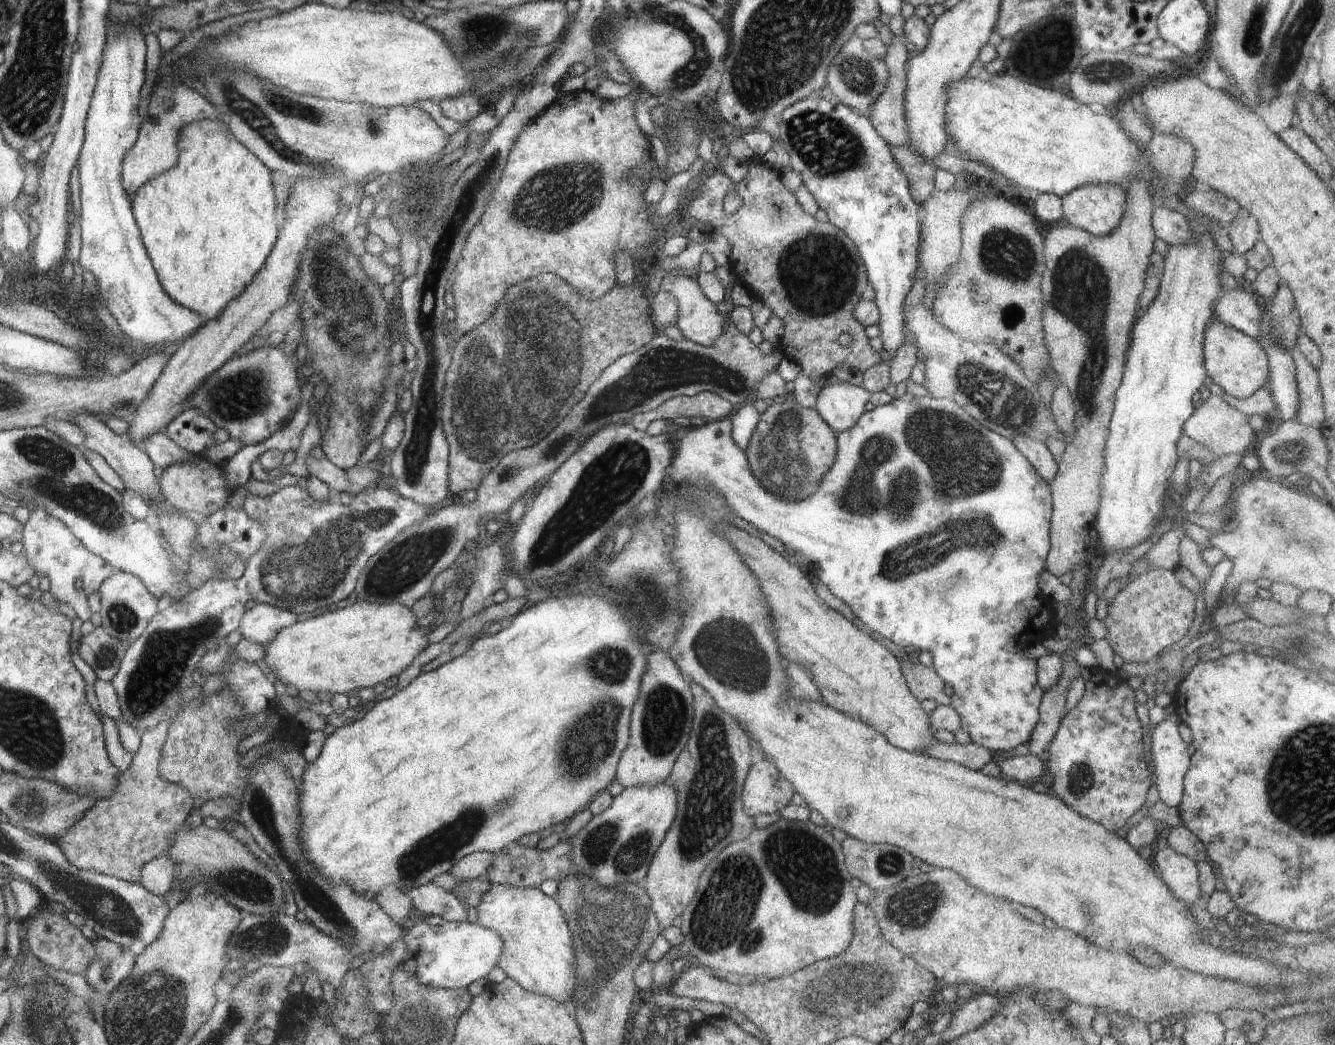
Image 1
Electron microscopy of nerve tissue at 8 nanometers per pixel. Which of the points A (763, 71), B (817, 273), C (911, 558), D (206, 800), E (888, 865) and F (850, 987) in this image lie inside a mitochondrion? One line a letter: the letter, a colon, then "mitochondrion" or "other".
A: mitochondrion
B: mitochondrion
C: mitochondrion
D: other
E: mitochondrion
F: mitochondrion

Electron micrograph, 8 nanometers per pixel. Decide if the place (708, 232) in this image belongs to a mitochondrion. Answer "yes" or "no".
no

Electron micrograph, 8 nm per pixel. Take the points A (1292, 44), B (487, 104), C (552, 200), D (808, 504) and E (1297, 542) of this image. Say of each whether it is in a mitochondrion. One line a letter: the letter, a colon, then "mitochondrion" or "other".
A: mitochondrion
B: other
C: mitochondrion
D: mitochondrion
E: mitochondrion

